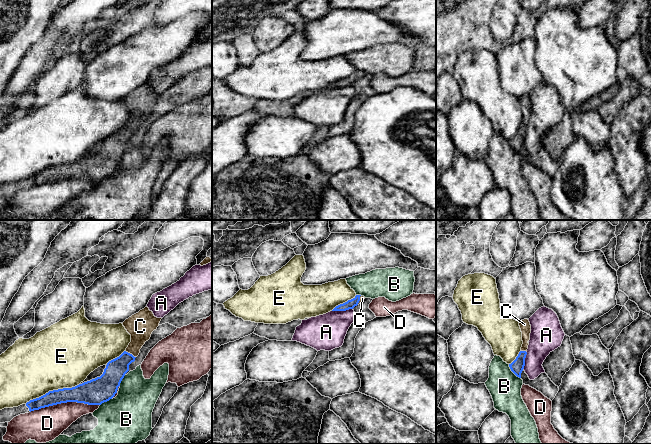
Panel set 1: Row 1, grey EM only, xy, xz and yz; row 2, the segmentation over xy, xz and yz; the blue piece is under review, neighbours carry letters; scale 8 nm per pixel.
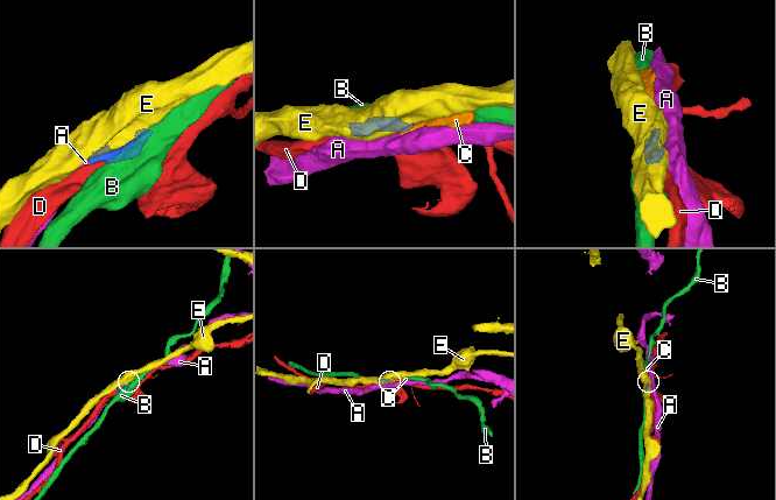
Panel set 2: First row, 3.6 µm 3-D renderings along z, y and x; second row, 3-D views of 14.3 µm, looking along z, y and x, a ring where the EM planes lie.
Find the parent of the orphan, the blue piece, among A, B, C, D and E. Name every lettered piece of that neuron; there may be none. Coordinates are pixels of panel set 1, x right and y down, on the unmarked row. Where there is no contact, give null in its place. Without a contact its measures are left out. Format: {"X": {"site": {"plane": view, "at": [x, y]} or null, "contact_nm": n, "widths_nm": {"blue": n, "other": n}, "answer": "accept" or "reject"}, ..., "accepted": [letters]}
{"A": {"site": {"plane": "xz", "at": [342, 86]}, "contact_nm": 170, "widths_nm": {"blue": 80, "other": 280}, "answer": "reject"}, "B": {"site": {"plane": "yz", "at": [513, 148]}, "contact_nm": 160, "widths_nm": {"blue": 110, "other": 260}, "answer": "reject"}, "C": {"site": {"plane": "xy", "at": [129, 129]}, "contact_nm": 100, "widths_nm": {"blue": 170, "other": 220}, "answer": "accept"}, "D": {"site": {"plane": "xy", "at": [64, 178]}, "contact_nm": 550, "widths_nm": {"blue": 200, "other": 260}, "answer": "reject"}, "E": {"site": {"plane": "xy", "at": [53, 166]}, "contact_nm": 460, "widths_nm": {"blue": 160, "other": 480}, "answer": "reject"}, "accepted": ["C"]}

